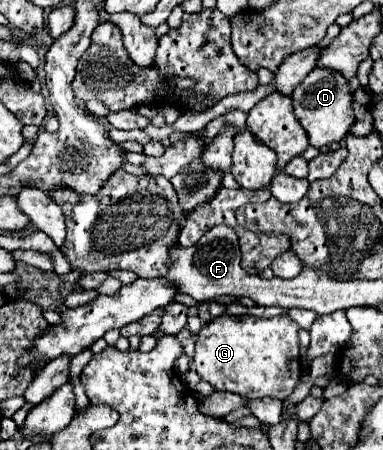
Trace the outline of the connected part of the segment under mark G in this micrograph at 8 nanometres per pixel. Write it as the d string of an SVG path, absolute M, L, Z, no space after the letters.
M222 314L214 318L212 322L204 324L200 334L196 336L196 354L192 360L192 368L210 382L216 390L222 392L236 392L246 398L278 398L286 400L294 386L298 384L302 376L302 366L300 366L300 354L298 354L298 324L290 320L288 316L276 316L270 320L256 318L256 316L230 316Z

